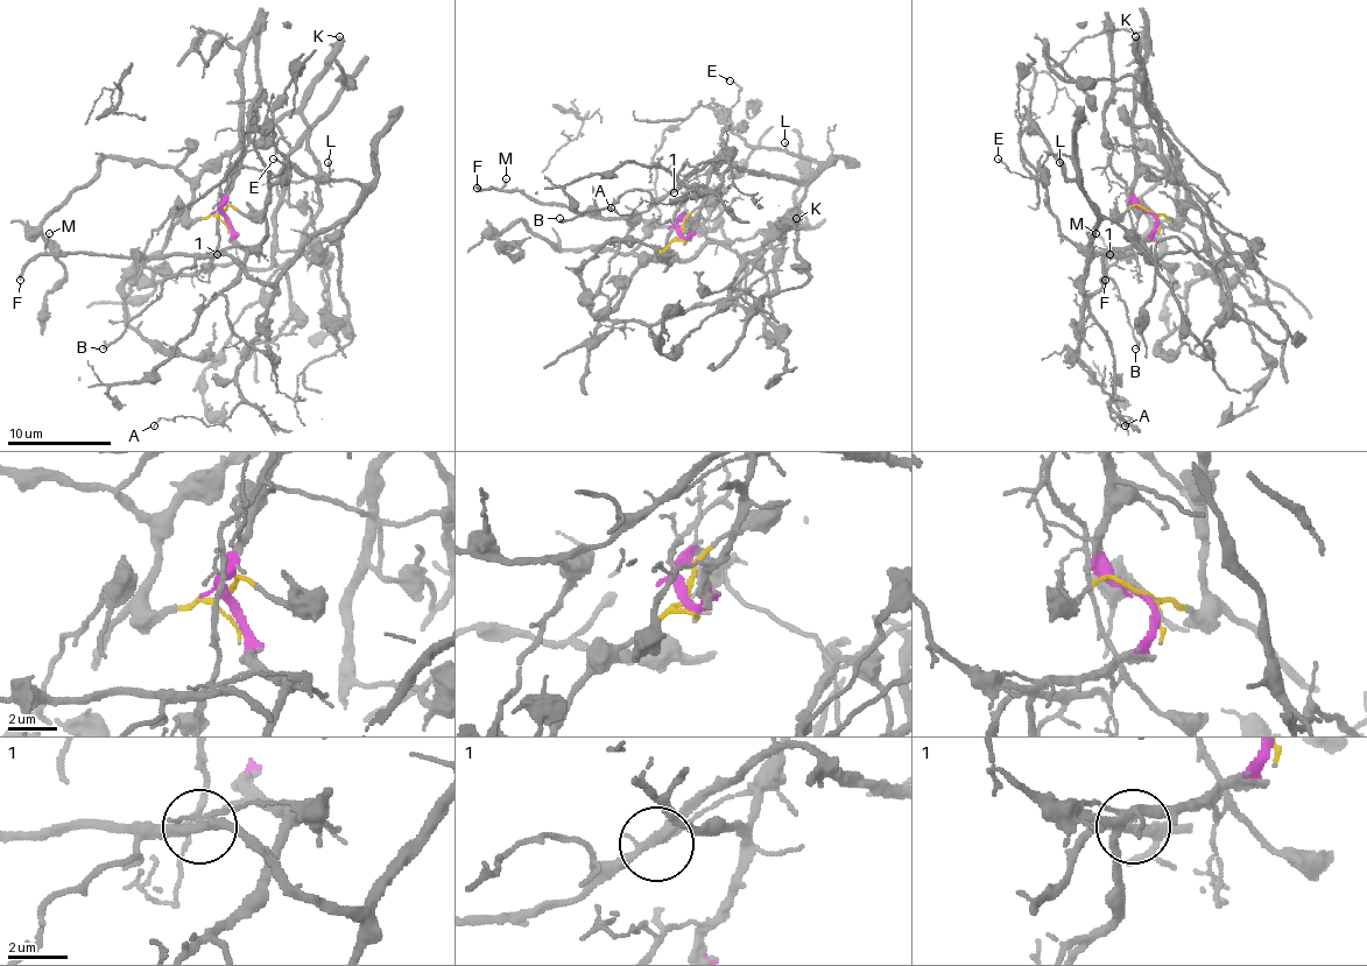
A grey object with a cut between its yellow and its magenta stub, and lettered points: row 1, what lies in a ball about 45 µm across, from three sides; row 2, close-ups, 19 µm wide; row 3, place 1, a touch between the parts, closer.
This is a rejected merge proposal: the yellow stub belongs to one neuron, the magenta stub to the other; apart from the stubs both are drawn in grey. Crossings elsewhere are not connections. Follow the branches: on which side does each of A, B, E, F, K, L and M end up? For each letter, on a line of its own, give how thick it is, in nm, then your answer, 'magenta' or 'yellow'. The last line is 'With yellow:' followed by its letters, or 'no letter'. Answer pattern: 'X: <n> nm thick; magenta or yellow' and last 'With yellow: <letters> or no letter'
A: 110 nm thick; yellow
B: 200 nm thick; yellow
E: 110 nm thick; magenta
F: 200 nm thick; yellow
K: 500 nm thick; yellow
L: 130 nm thick; yellow
M: 110 nm thick; yellow
With yellow: A, B, F, K, L, M

